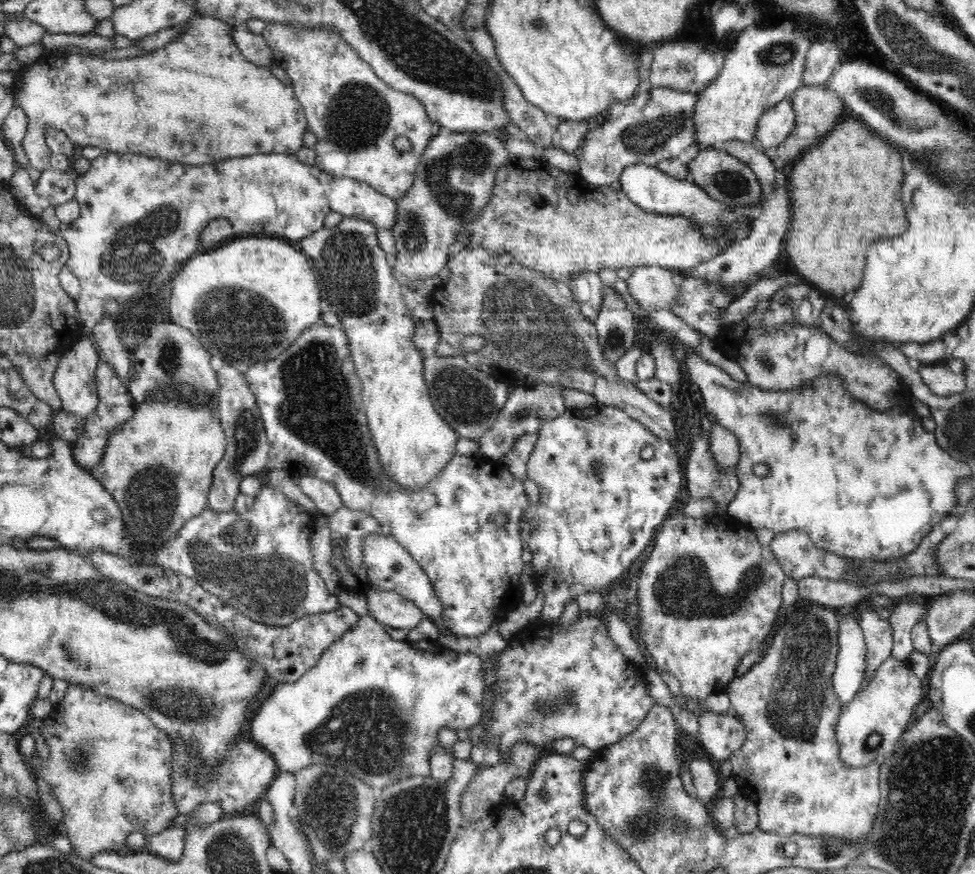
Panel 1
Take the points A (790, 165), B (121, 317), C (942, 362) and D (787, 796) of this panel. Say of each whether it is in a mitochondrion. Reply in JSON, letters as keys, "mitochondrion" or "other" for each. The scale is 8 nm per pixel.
{"A":"other","B":"other","C":"other","D":"other"}

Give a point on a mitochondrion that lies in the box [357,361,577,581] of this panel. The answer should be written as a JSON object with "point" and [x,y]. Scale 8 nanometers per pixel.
{"point":[466,398]}

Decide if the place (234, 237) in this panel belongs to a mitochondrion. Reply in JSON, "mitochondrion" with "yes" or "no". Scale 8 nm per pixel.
{"mitochondrion":"no"}

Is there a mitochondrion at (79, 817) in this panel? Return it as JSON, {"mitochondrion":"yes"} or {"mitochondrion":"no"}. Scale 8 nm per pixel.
{"mitochondrion":"no"}

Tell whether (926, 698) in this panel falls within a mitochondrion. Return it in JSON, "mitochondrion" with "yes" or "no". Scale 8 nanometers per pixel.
{"mitochondrion":"no"}

